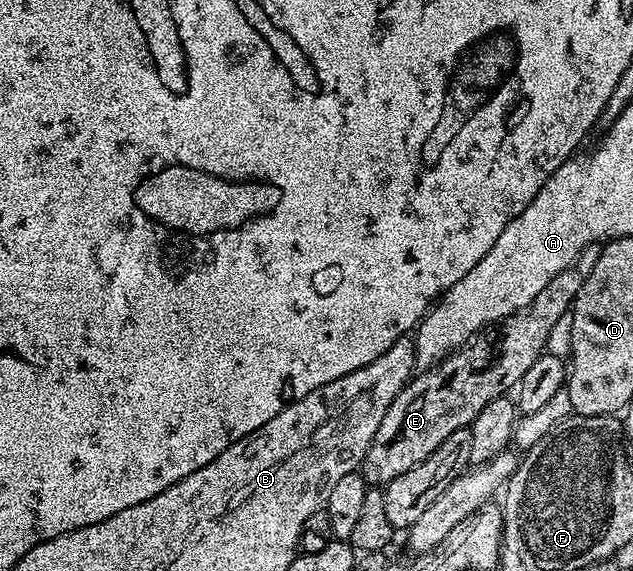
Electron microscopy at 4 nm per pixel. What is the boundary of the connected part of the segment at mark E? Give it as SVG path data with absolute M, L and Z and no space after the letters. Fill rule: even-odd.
M601 247L583 248L575 261L565 266L565 270L561 270L561 274L557 274L557 278L553 278L553 282L549 282L549 286L545 286L545 290L541 290L537 298L533 298L530 306L509 314L494 326L484 327L483 331L475 333L470 342L439 361L434 368L420 371L408 380L399 396L393 398L389 410L385 410L385 418L381 418L381 426L377 426L377 434L361 465L368 485L385 486L393 478L405 474L405 470L413 470L413 466L425 462L425 458L429 458L429 454L433 454L433 450L437 450L437 446L441 446L441 442L445 442L445 438L449 438L453 430L470 428L477 414L481 414L481 410L485 410L485 406L489 406L493 398L508 395L518 385L519 380L525 378L525 370L529 370L529 366L533 366L533 362L547 352L553 326L557 326L561 314L571 311L571 303L577 298L581 286L585 286L585 278L589 278L597 258L601 258Z

